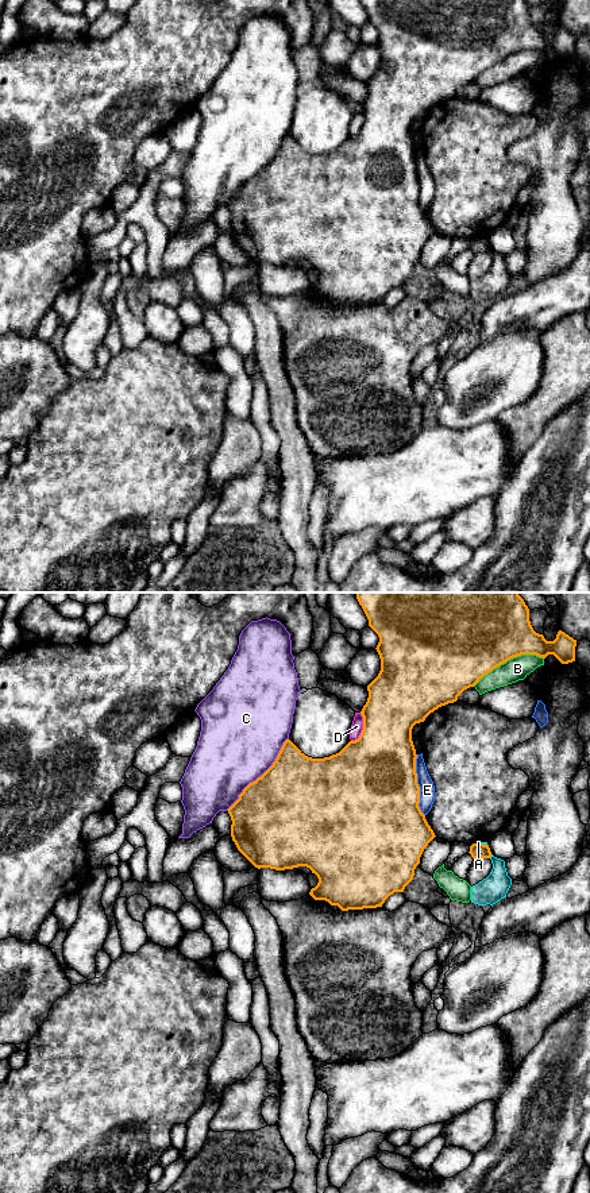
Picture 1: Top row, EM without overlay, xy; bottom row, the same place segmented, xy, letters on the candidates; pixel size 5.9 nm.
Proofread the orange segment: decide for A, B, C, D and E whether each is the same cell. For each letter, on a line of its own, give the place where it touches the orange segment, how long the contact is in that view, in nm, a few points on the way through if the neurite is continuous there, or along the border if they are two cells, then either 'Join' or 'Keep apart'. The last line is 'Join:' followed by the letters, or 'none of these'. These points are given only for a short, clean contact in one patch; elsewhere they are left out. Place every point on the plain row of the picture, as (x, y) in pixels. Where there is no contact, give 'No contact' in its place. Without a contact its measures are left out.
A: Touches orange at xy (490, 251). Shared border 30 nm. Boundary: xy (492, 250), (489, 253). Keep apart
B: Touches orange at xy (508, 54). Shared border 460 nm. Keep apart
C: Touches orange at xy (261, 172). Shared border 550 nm. Keep apart
D: Touches orange at xy (363, 124). Shared border 190 nm. Keep apart
E: Touches orange at xy (417, 181). Shared border 380 nm. Keep apart
Join: none of these

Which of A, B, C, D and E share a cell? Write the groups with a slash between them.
A / B / C / D / E

